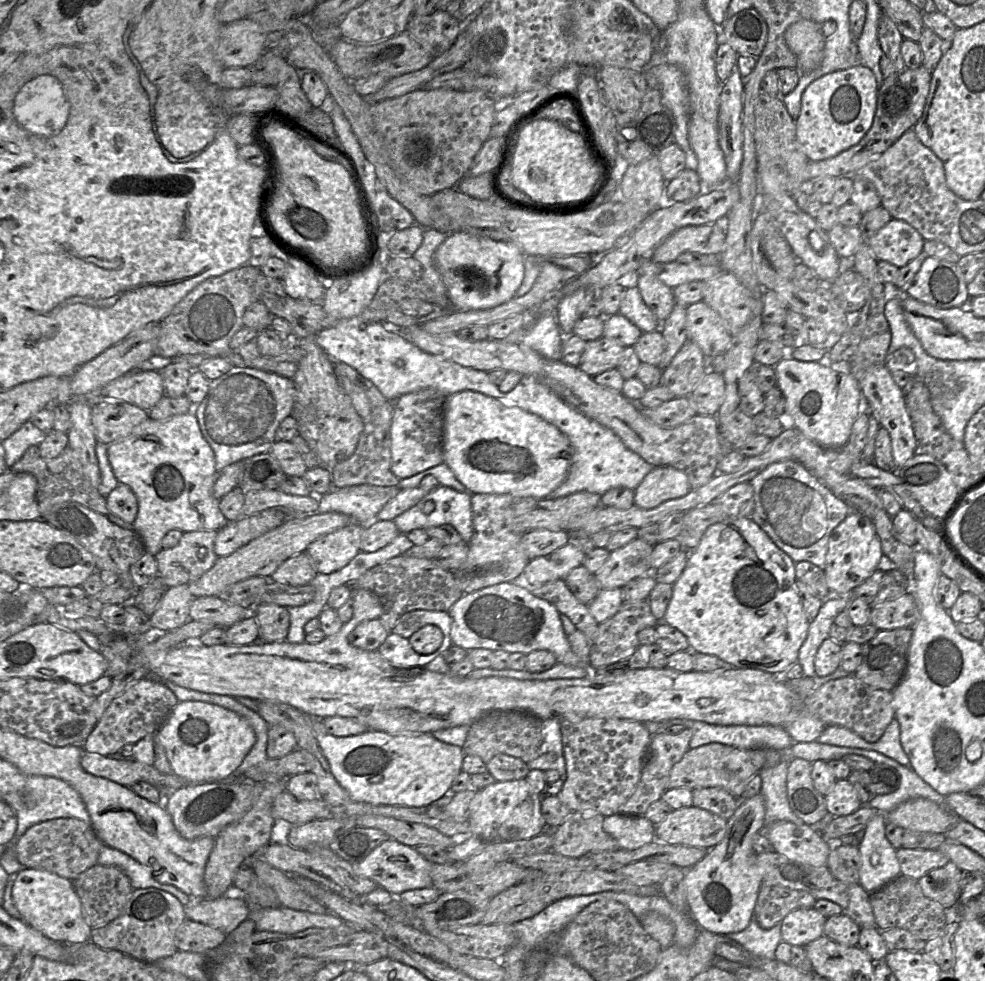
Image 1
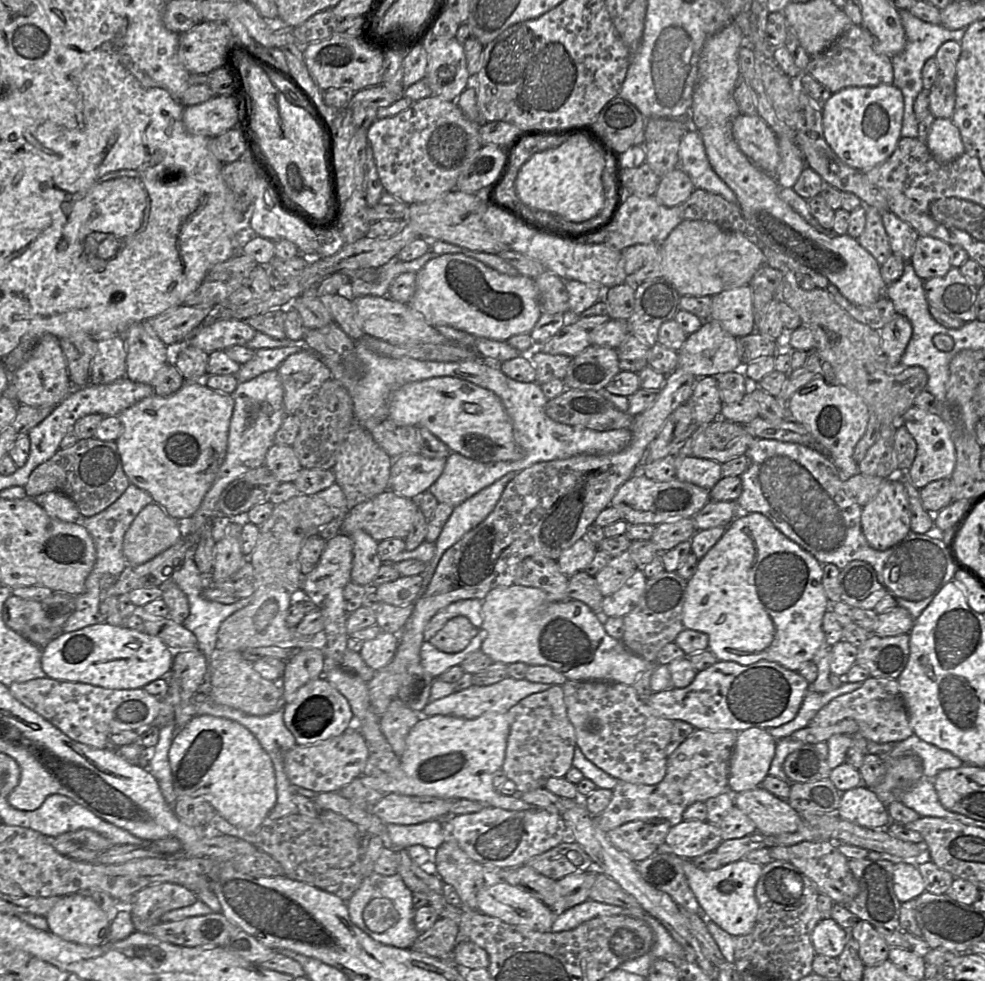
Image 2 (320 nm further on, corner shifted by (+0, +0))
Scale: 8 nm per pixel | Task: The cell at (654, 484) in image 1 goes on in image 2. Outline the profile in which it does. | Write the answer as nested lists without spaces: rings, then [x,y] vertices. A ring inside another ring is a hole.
[[[679,456],[675,478],[710,490],[722,478],[721,464],[694,456]]]

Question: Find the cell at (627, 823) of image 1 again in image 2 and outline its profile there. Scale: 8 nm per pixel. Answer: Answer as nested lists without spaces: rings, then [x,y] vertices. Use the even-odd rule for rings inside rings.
[[[743,859],[710,871],[697,868],[691,860],[683,862],[683,870],[688,884],[706,916],[705,919],[714,922],[734,937],[747,935],[755,927],[758,915],[755,889],[762,868],[763,866],[758,863]]]

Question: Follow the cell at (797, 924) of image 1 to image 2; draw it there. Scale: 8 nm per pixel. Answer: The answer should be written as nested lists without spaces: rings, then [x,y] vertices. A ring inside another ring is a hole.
[[[822,918],[811,934],[815,953],[837,958],[844,949],[846,936],[847,930],[840,927],[832,918]]]

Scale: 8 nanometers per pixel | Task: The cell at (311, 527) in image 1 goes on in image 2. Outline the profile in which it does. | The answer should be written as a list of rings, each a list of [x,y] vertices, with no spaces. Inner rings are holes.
[[[389,489],[348,509],[343,514],[341,532],[350,535],[355,530],[361,529],[378,542],[388,538],[405,539],[414,525],[418,510],[417,500],[407,499]]]

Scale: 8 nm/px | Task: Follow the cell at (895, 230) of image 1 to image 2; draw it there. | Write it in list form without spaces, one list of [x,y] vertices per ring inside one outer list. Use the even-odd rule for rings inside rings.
[[[919,236],[909,261],[922,280],[944,276],[951,268],[951,246],[942,240]]]

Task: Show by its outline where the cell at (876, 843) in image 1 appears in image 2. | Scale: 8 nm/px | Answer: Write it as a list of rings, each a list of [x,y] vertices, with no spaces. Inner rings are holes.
[[[915,861],[894,862],[893,887],[901,903],[916,899],[925,892],[925,883]]]

